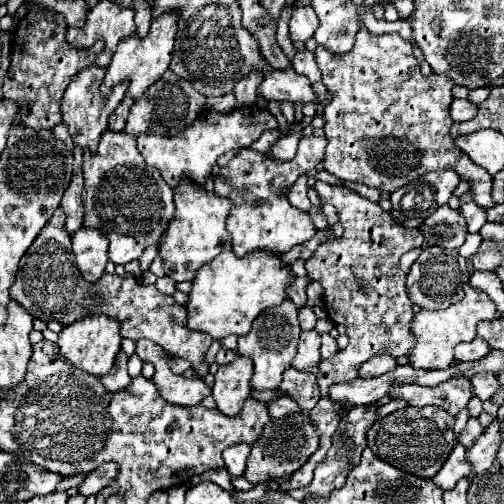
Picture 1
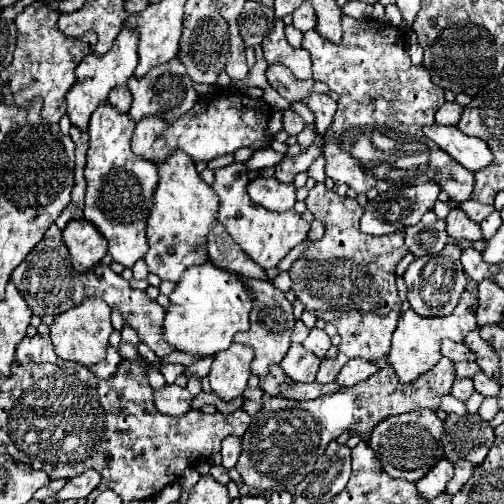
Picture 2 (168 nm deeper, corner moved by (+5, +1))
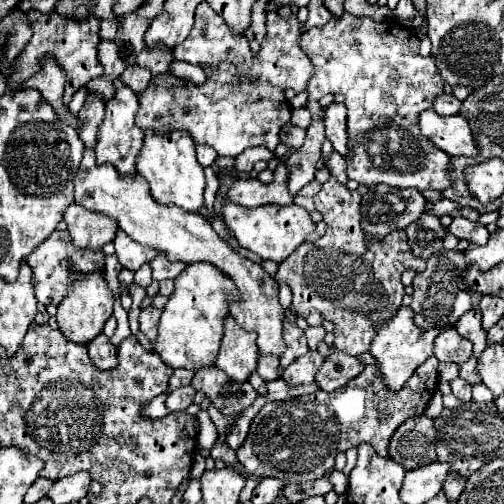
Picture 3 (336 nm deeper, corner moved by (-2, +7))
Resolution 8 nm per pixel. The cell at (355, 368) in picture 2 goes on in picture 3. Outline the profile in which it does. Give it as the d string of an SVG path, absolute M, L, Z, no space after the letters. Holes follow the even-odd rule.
M332 347L326 363L316 373L316 381L324 391L336 391L344 387L350 379L364 371L364 363L358 357L344 355Z

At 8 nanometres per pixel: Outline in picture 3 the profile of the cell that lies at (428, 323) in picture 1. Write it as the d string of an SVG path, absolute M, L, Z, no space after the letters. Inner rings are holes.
M400 307L398 313L378 327L378 335L372 341L370 353L376 357L380 371L384 373L384 381L392 391L400 391L402 385L412 377L412 373L434 355L434 339L444 329L430 329L422 331L416 329L416 323L412 321L412 307Z

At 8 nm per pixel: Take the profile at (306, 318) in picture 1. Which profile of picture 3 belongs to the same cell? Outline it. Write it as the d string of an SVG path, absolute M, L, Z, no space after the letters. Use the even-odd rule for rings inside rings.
M284 321L284 341L286 341L286 351L280 355L282 367L290 365L296 357L308 353L308 345L304 341L304 331L298 329L296 325L286 323L286 321Z

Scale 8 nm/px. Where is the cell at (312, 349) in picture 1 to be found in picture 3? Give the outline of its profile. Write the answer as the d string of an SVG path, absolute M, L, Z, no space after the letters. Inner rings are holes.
M308 351L304 357L298 357L298 361L292 361L288 369L284 369L282 377L290 385L300 385L300 383L312 383L316 377L318 367L324 363L324 357L318 351Z

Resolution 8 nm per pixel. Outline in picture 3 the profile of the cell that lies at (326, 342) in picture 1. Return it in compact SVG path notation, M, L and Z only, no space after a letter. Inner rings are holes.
M308 327L304 333L306 333L306 339L308 339L308 347L312 351L318 349L318 343L322 343L324 341L324 335L326 335L324 327Z

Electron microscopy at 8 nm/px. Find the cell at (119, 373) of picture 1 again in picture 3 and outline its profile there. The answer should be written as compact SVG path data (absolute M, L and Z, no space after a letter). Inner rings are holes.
M100 333L88 343L88 355L90 355L90 361L102 371L110 371L118 365L116 347L110 343L110 339L104 333Z

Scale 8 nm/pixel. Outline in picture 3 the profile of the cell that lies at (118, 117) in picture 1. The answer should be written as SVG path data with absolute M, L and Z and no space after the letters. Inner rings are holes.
M132 65L132 67L128 67L128 69L120 75L120 79L122 79L122 83L128 85L136 95L142 95L144 89L148 89L148 83L150 83L152 75L148 73L148 69L142 69L142 67L138 67L138 65Z

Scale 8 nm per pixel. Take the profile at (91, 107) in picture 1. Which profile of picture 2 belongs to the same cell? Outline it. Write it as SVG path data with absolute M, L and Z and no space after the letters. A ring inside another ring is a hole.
M123 27L121 33L117 35L113 47L107 53L103 53L103 55L91 53L79 63L79 67L77 67L77 83L73 85L73 89L65 97L67 115L69 115L69 119L71 119L71 123L75 127L79 127L81 131L87 131L87 125L89 125L89 119L91 119L93 111L101 103L107 101L107 95L109 95L111 87L125 85L127 79L133 75L133 71L137 67L137 41L139 41L139 35L135 31L131 31L129 27Z

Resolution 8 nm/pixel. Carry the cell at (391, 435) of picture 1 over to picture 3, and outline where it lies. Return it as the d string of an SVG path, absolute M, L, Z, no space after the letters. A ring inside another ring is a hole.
M426 415L412 417L404 421L404 425L400 425L400 429L396 429L396 433L392 435L392 441L388 445L390 459L404 465L404 469L408 471L432 463L436 461L434 439L434 421Z

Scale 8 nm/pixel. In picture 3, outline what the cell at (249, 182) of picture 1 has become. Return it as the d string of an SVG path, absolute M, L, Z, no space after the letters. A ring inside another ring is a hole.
M222 169L218 173L218 181L220 181L220 189L218 189L218 197L222 199L222 217L226 221L226 225L230 227L230 231L234 233L234 237L238 239L240 247L256 253L258 257L262 257L264 261L284 261L304 239L308 233L314 231L316 223L310 219L308 211L298 207L298 205L260 205L256 209L244 209L232 201L228 201L226 191L230 189L232 183L236 183L236 173L226 173L226 169Z

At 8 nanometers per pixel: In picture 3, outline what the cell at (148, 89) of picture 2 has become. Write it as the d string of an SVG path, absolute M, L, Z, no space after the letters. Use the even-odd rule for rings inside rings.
M146 49L138 55L138 65L148 69L152 73L152 77L158 77L158 75L166 75L166 73L172 73L170 67L172 67L172 61L174 61L174 55L170 49Z

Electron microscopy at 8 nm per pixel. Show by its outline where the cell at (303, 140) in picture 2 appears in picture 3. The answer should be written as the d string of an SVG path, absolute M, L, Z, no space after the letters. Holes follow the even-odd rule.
M308 99L306 109L312 113L312 123L306 129L306 139L304 145L292 153L286 161L286 169L290 173L288 177L288 189L292 195L298 193L298 189L302 189L304 185L308 185L314 179L316 173L316 163L322 157L322 143L326 139L324 133L324 107L314 101Z

